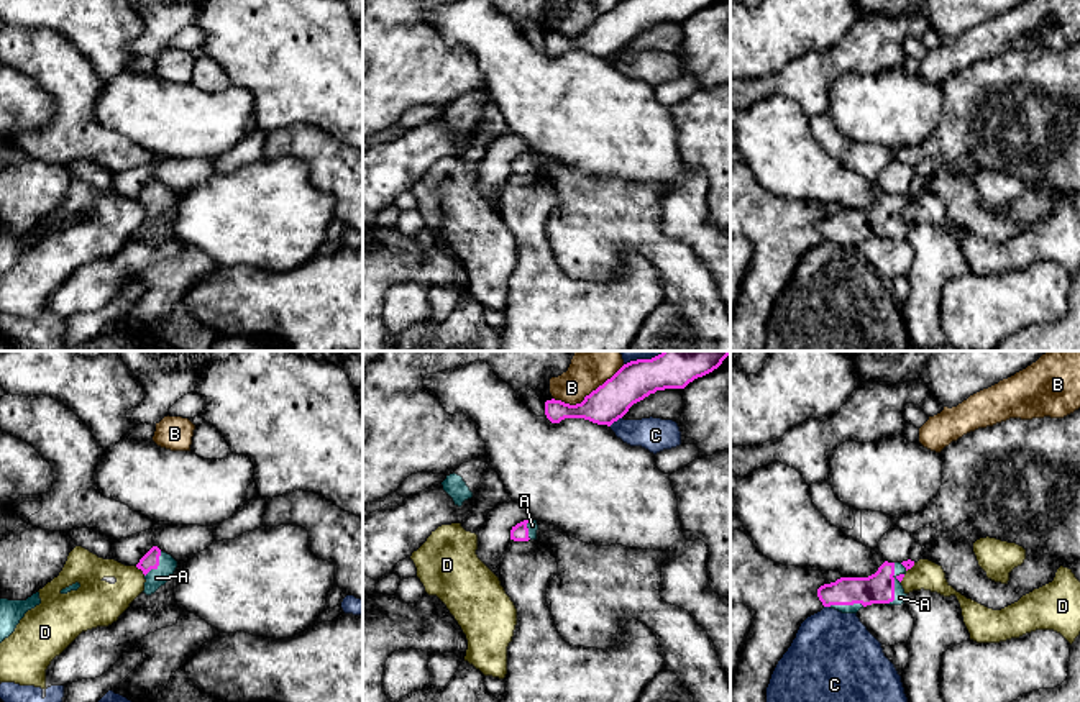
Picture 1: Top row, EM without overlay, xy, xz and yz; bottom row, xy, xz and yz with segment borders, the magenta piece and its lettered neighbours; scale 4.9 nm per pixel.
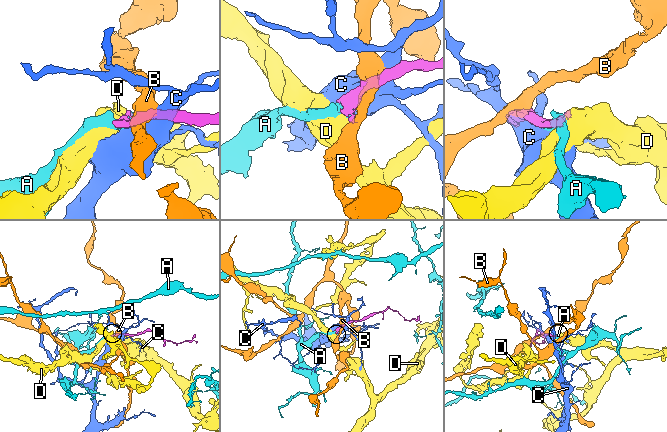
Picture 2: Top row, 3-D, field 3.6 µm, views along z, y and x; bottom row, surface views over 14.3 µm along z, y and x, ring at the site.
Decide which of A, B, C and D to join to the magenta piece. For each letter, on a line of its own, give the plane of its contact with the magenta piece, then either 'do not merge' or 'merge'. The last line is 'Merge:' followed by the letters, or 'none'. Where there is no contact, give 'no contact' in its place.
A: yz | merge
B: xz | do not merge
C: xz | do not merge
D: xy | do not merge
Merge: A

